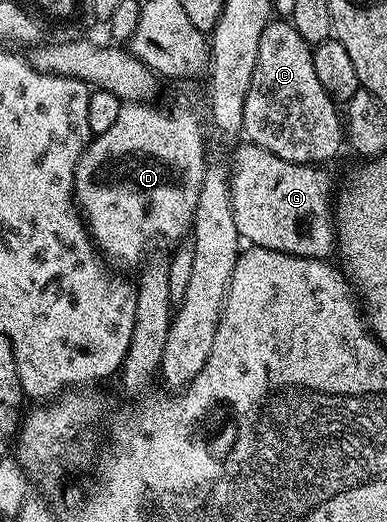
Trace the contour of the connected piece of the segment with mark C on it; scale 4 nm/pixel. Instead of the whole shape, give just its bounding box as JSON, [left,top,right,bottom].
[243,19,343,165]

